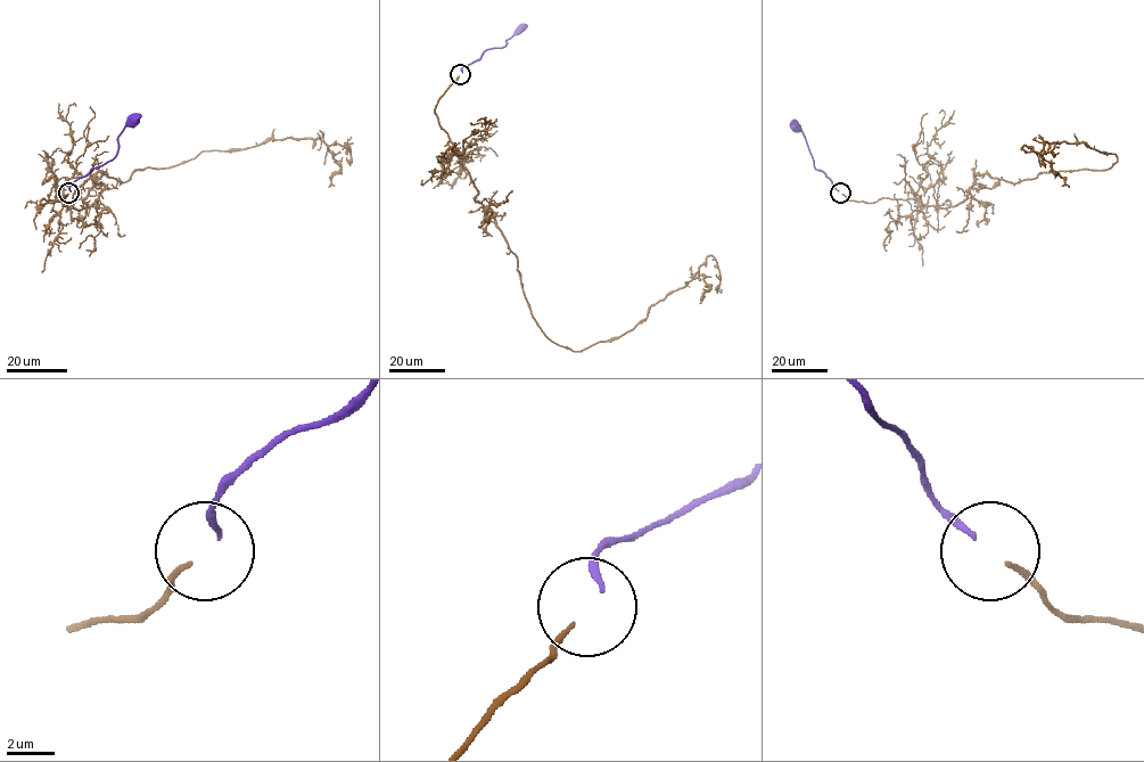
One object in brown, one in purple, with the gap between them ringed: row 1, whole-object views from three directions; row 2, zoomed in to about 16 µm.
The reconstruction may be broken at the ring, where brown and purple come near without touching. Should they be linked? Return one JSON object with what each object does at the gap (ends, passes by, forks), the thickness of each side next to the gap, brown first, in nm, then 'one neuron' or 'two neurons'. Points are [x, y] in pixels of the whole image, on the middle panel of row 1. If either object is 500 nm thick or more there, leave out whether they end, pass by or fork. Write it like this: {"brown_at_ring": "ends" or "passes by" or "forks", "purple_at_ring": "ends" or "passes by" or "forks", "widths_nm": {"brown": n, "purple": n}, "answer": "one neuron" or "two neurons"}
{"brown_at_ring": "ends", "purple_at_ring": "ends", "widths_nm": {"brown": 200, "purple": 240}, "answer": "one neuron"}

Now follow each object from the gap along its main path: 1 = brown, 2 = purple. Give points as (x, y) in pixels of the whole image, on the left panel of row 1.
1: (67, 195), (40, 202), (81, 210), (99, 172), (123, 182), (271, 139), (351, 150), (352, 137)
2: (70, 191), (71, 185), (115, 156), (117, 136), (132, 120)

